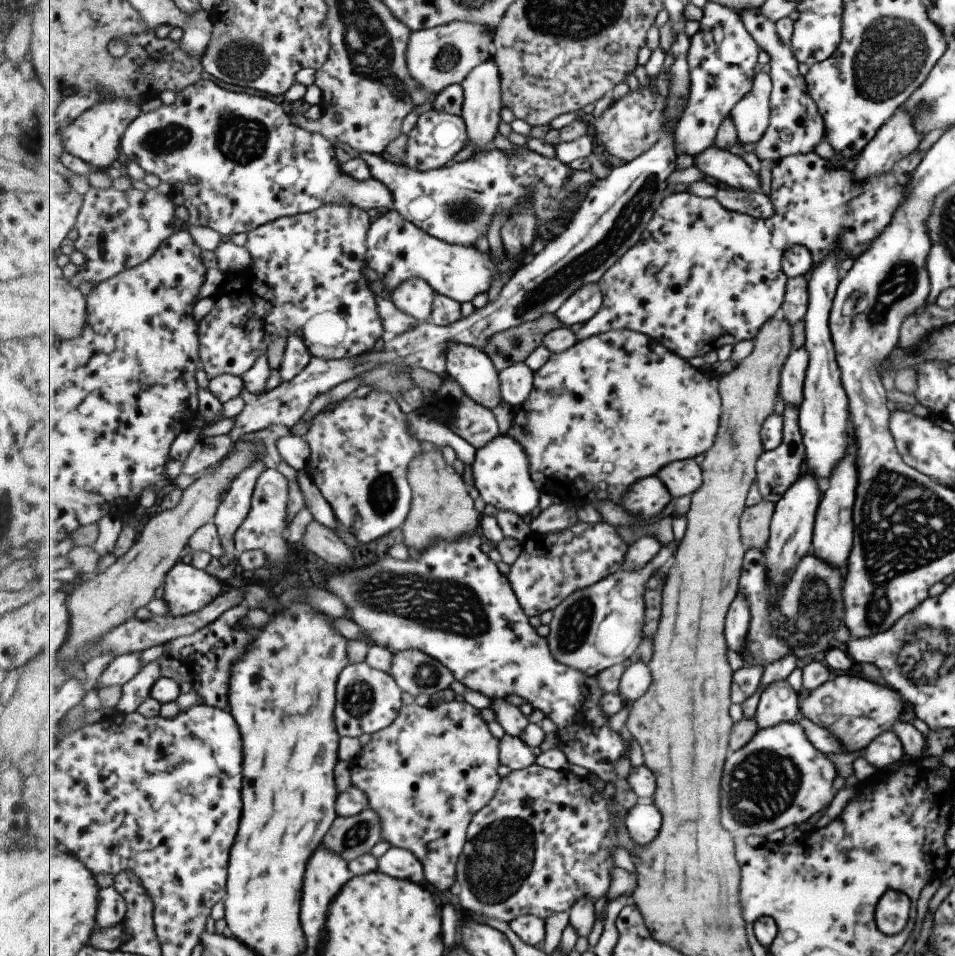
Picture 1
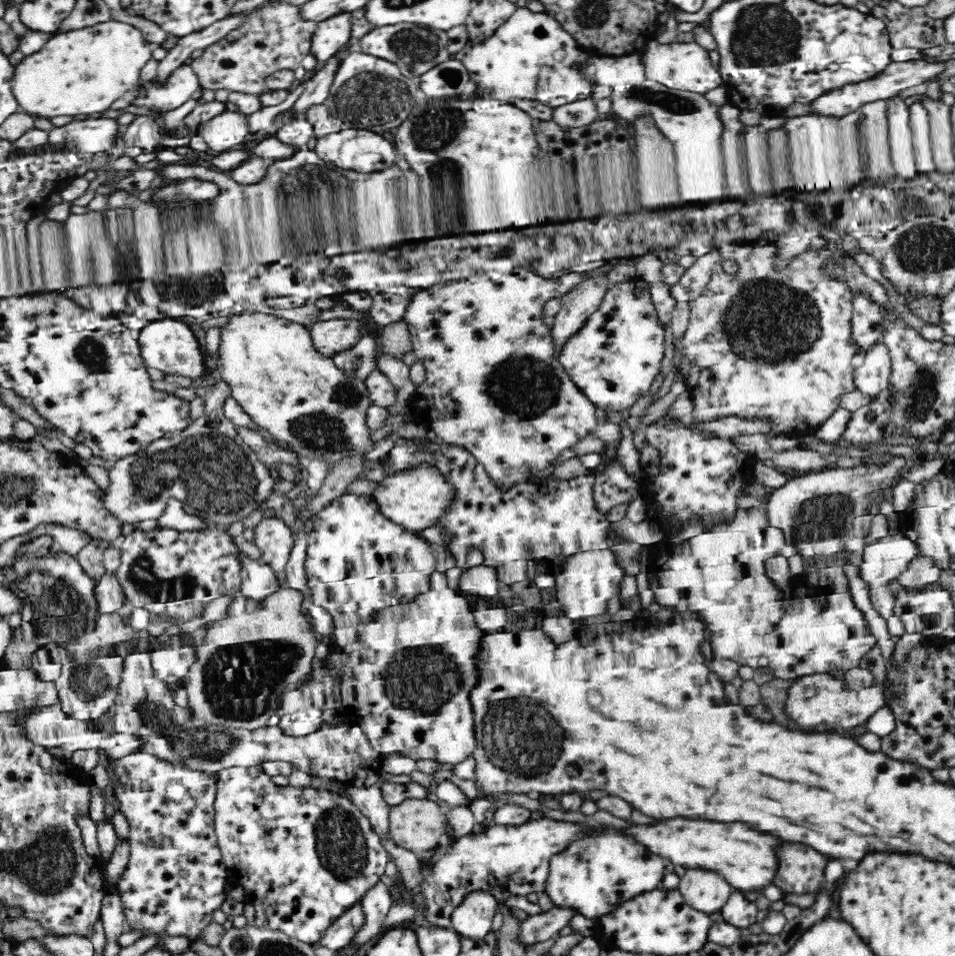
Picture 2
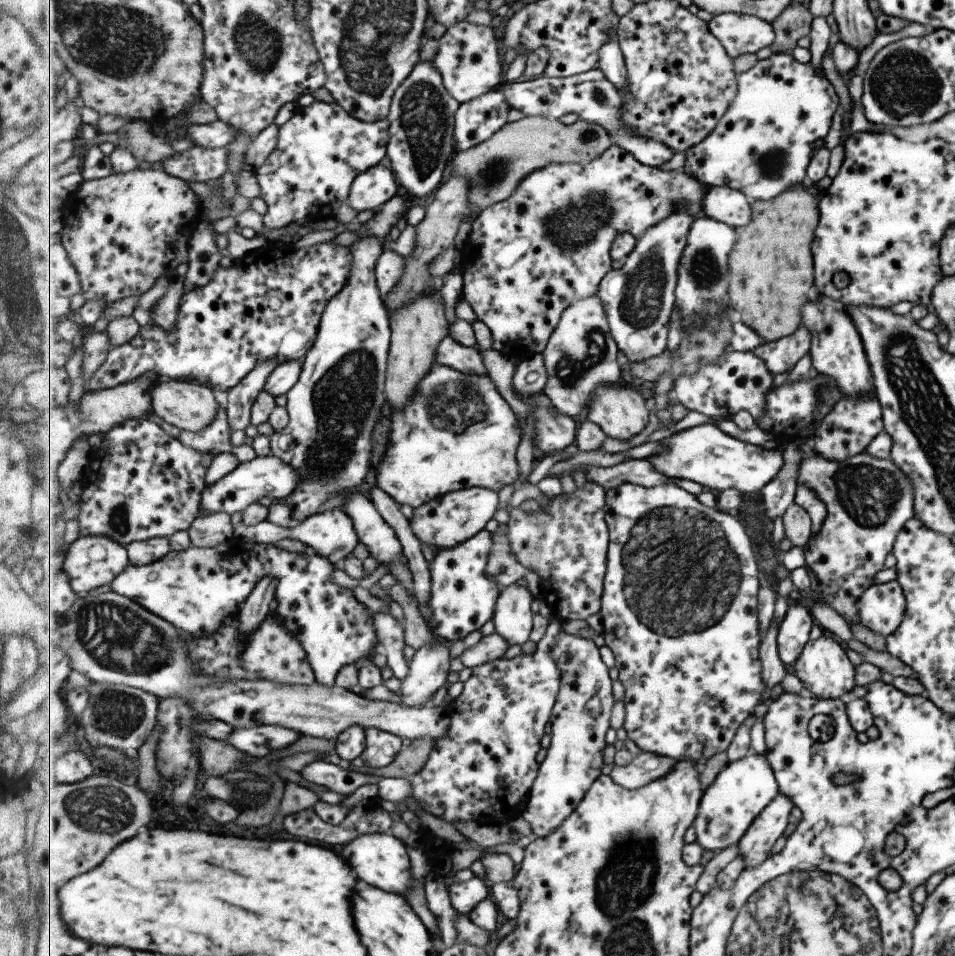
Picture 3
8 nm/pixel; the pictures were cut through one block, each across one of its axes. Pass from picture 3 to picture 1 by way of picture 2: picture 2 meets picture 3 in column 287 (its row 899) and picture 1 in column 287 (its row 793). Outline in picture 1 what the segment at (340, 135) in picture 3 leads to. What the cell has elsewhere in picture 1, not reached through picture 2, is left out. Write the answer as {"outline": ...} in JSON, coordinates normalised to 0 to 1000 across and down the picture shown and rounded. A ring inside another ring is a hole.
{"outline":[[[219,82],[210,83],[206,88],[196,90],[194,94],[185,97],[184,106],[180,110],[169,110],[165,114],[146,120],[139,130],[131,137],[128,144],[128,159],[133,163],[134,167],[143,171],[153,181],[164,182],[170,190],[176,192],[193,206],[192,214],[197,220],[197,232],[206,236],[217,236],[234,247],[246,247],[250,244],[261,244],[269,241],[269,238],[280,235],[290,229],[301,226],[309,226],[315,223],[325,223],[341,213],[364,213],[372,214],[380,220],[388,220],[388,218],[405,218],[412,219],[414,213],[413,201],[401,190],[397,190],[394,186],[388,185],[386,188],[378,189],[365,182],[357,179],[356,172],[351,165],[350,152],[346,146],[336,140],[328,140],[315,132],[309,132],[305,126],[306,119],[301,119],[296,115],[294,109],[275,103],[275,100],[260,99],[259,96],[244,96],[238,92],[231,92],[229,88],[225,88],[225,84]]]}

